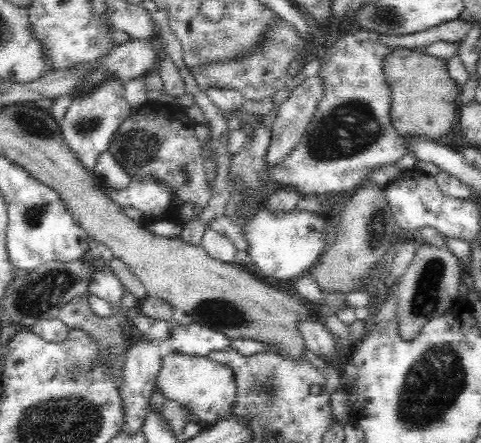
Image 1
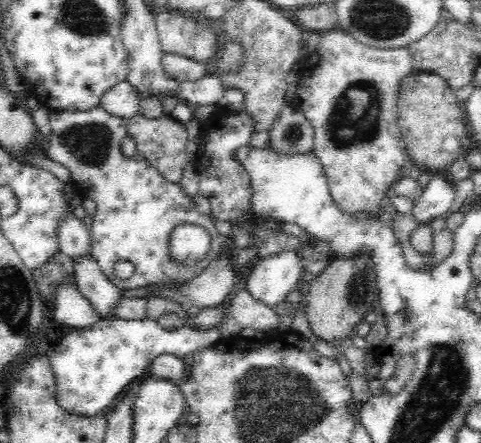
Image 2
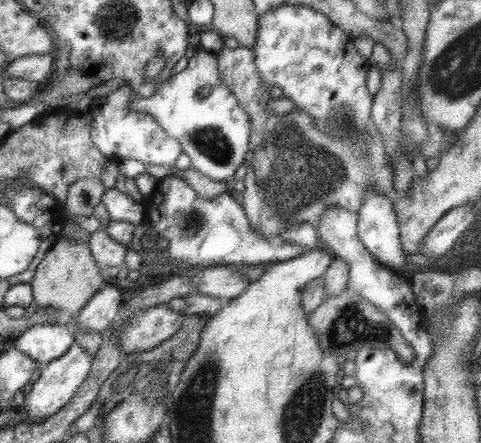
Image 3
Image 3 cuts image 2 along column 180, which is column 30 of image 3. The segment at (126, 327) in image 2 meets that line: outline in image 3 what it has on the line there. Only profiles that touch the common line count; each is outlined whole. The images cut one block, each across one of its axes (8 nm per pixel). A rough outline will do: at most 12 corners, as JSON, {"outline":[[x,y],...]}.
{"outline":[[37,324],[13,348],[39,366],[75,342],[73,326]]}

